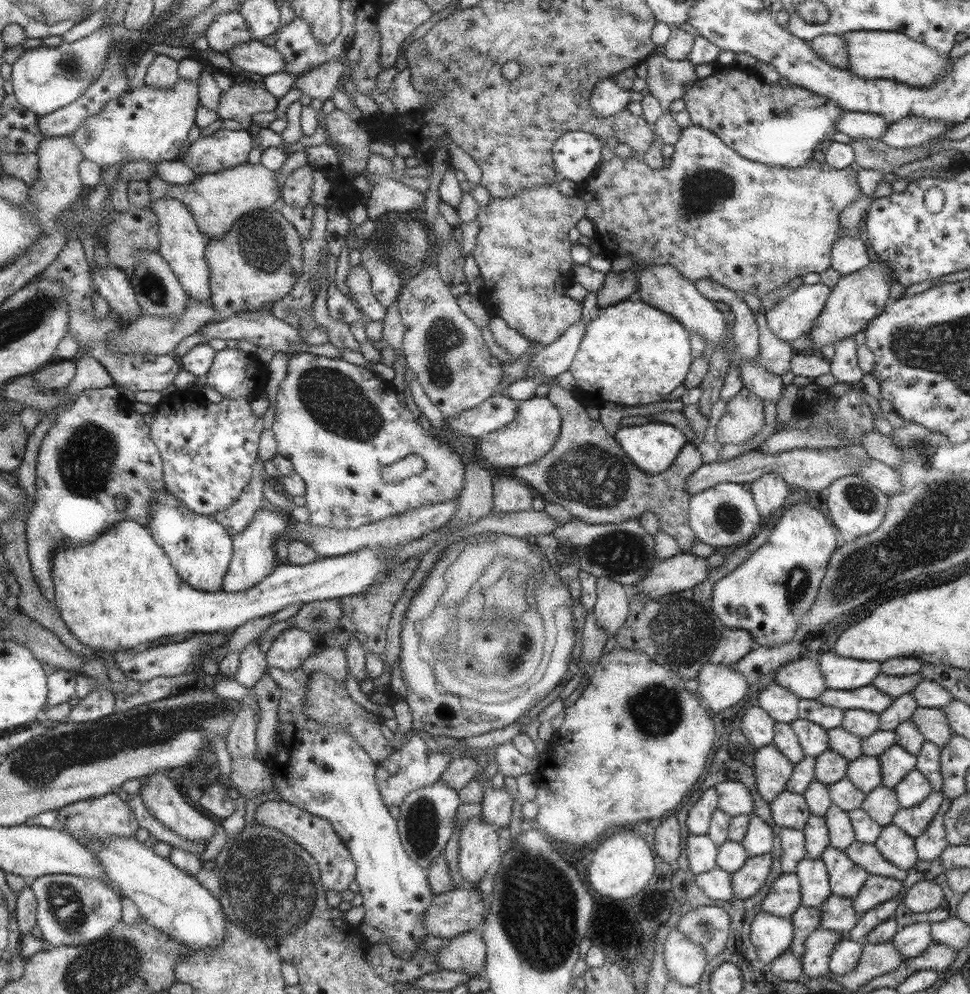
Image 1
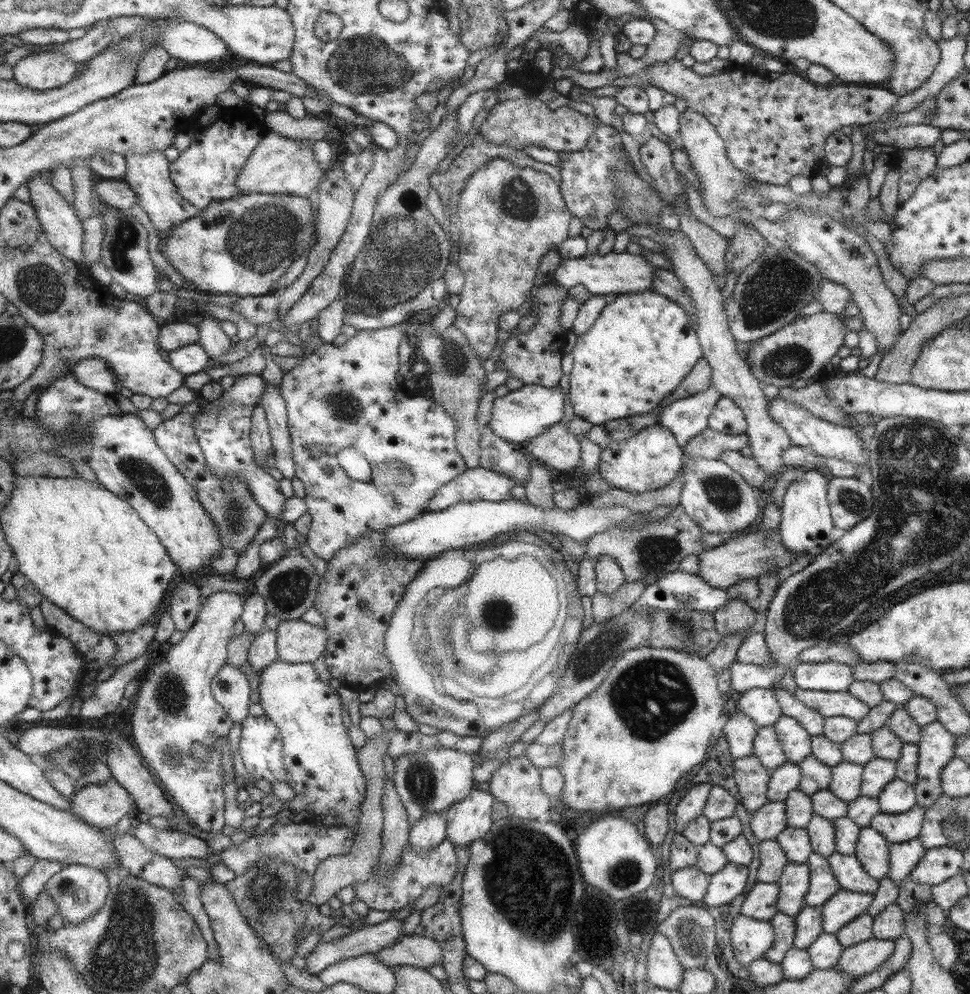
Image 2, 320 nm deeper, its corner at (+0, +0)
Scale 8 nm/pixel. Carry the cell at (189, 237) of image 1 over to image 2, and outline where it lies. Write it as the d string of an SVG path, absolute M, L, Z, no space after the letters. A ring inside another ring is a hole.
M150 150L148 153L127 153L127 181L138 194L137 204L147 212L155 228L159 230L160 238L168 237L169 229L180 222L199 216L203 210L197 208L192 202L185 200L178 193L177 187L171 178L170 166L172 163L160 150Z

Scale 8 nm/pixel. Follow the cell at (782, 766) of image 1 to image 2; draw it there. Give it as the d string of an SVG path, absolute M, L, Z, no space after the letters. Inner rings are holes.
M755 755L734 759L732 766L733 781L741 797L741 805L751 816L768 802L768 781L771 772L763 768Z

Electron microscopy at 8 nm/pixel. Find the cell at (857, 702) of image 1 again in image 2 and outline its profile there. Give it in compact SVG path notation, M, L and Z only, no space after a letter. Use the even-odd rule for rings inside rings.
M796 688L792 694L797 699L800 699L806 707L817 711L824 718L837 716L849 718L849 720L857 722L869 710L865 704L851 696L847 691L823 692Z

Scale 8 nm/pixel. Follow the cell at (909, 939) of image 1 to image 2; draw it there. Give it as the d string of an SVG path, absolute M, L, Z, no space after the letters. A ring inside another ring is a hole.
M871 937L856 945L842 947L836 962L836 970L849 978L873 972L893 952L894 941Z

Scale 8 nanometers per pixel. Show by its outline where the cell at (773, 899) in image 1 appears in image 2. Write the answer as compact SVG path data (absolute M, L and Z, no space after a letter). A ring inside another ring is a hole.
M756 882L741 903L740 915L768 922L778 912L777 897L776 883Z

